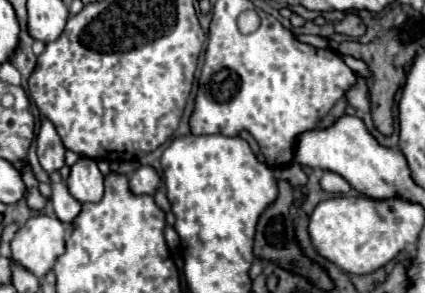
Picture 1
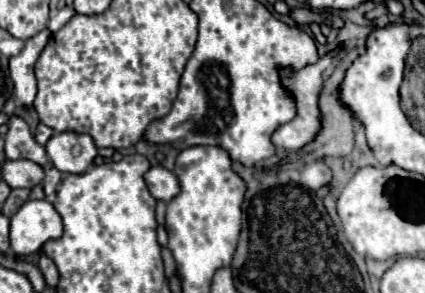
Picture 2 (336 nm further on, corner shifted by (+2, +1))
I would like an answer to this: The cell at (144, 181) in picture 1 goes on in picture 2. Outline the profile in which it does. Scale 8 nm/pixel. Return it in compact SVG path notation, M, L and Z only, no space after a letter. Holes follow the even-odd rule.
M152 166L146 176L146 186L150 190L150 194L156 198L156 200L172 200L178 192L180 192L180 186L178 186L178 178L174 172L162 168L162 166Z

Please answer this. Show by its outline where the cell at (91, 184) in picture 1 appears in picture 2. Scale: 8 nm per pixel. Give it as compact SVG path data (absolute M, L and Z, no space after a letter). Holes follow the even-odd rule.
M54 134L46 144L46 154L60 172L84 174L98 156L98 148L88 134ZM74 146L82 148L78 156L72 154Z

